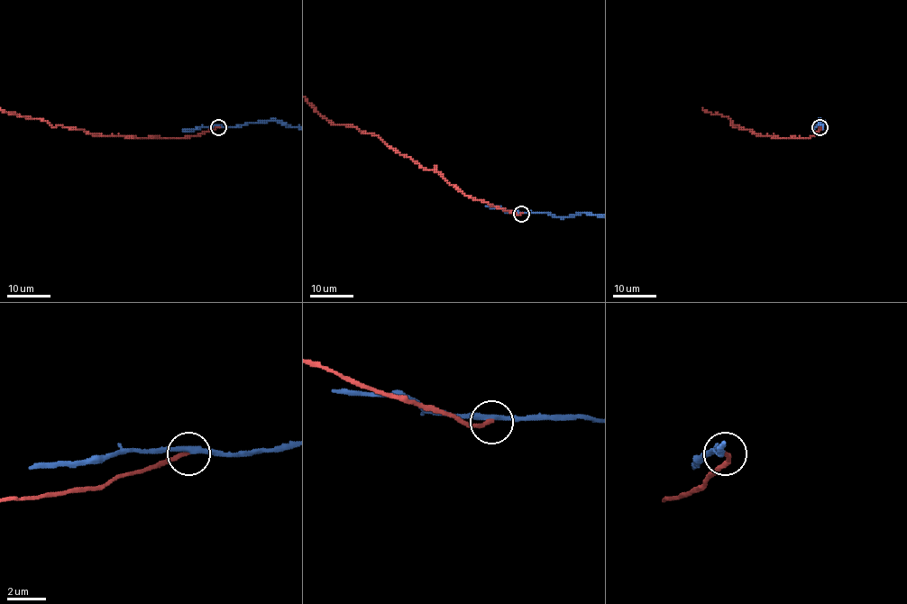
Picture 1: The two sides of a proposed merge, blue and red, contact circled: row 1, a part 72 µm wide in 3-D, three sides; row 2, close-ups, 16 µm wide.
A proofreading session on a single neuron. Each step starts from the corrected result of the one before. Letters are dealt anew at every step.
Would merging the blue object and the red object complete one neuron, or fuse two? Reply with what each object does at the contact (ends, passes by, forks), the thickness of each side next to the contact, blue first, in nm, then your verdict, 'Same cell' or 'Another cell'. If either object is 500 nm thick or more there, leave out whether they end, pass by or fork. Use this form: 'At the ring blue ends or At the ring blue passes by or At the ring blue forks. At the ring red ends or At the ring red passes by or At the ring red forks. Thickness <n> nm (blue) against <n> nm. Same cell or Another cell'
At the ring blue passes by. At the ring red ends. Thickness 280 nm (blue) against 220 nm. Another cell

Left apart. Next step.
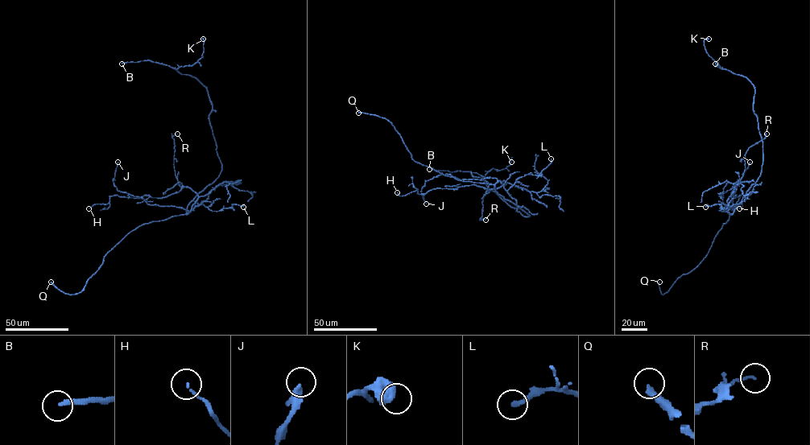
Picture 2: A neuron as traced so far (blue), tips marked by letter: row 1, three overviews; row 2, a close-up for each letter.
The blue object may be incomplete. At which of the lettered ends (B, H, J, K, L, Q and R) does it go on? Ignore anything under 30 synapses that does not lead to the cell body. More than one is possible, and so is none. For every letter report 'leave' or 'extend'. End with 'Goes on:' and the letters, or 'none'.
B: extend
H: leave
J: leave
K: leave
L: leave
Q: extend
R: leave
Goes on: B, Q

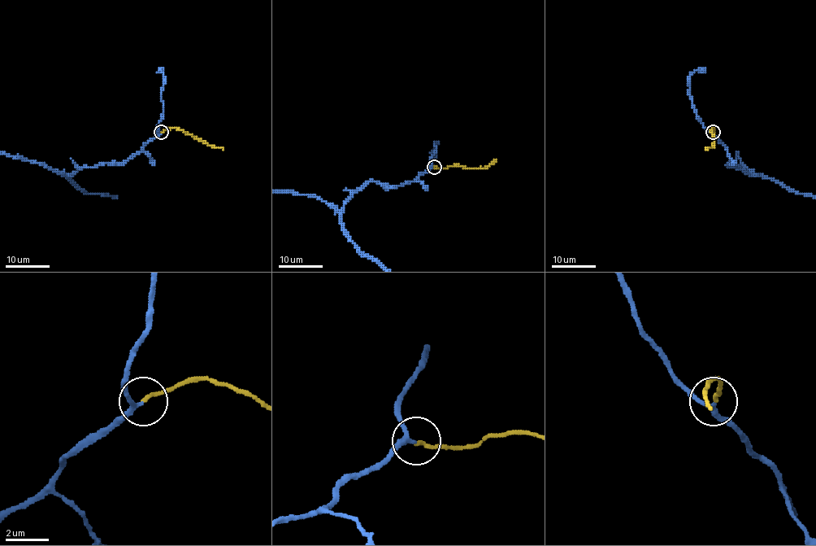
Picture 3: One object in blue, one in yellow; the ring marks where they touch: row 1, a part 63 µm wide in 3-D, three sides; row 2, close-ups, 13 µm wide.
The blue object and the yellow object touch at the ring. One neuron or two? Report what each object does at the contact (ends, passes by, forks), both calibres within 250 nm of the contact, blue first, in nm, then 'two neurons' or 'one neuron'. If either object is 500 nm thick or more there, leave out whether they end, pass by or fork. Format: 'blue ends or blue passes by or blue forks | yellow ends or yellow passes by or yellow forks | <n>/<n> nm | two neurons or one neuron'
blue passes by | yellow ends | 190/180 nm | one neuron

